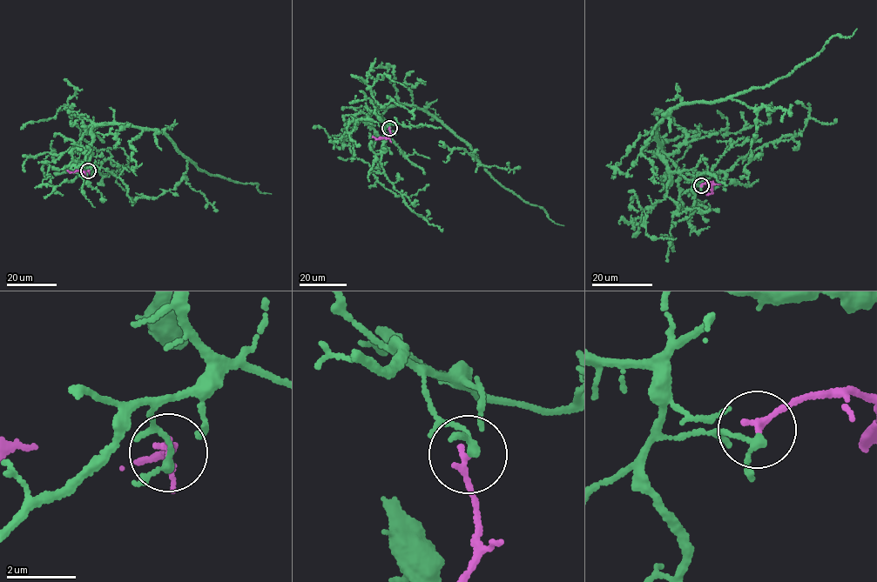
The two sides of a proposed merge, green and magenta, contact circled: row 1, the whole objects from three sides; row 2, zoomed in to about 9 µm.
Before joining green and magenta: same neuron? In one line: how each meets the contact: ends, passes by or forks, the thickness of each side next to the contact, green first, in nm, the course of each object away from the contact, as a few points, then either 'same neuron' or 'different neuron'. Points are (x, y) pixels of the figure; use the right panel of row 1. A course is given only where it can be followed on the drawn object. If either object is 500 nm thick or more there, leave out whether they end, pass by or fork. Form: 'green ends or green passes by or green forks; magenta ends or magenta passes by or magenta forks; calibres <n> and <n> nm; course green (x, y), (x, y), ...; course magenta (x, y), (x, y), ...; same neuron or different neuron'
green passes by; magenta ends; calibres 170 and 190 nm; course green (701, 186), (670, 170), (660, 155), (655, 128), (670, 110), (768, 85), (856, 28); course magenta (701, 185), (711, 183), (712, 192), (707, 195); different neuron

